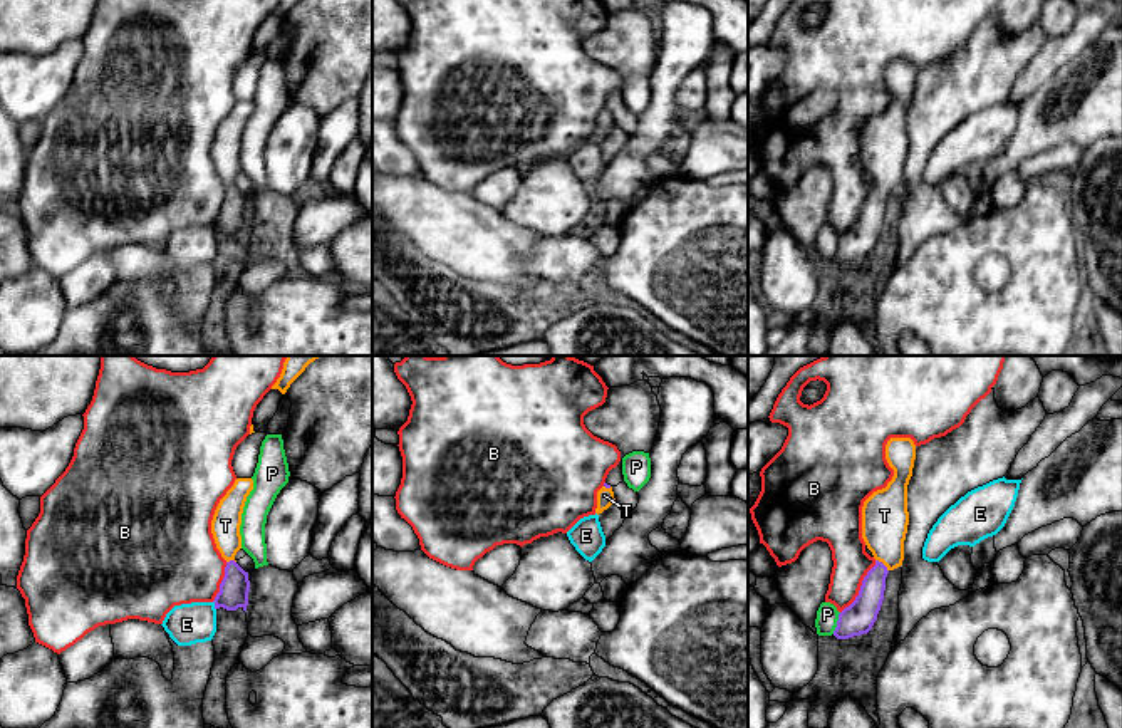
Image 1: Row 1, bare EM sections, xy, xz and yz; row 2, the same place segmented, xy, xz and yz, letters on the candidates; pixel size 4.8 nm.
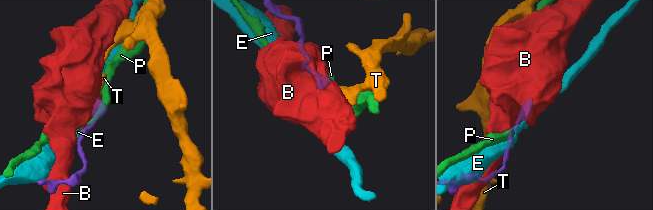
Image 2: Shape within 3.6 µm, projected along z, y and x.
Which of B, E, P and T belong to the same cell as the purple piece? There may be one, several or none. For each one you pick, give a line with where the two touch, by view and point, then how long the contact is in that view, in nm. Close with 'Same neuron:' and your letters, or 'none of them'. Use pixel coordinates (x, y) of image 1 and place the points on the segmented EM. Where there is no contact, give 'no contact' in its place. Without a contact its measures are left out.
T: yz (883, 564) | 90 nm
Same neuron: T

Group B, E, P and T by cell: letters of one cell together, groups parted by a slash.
B / E / P / T

